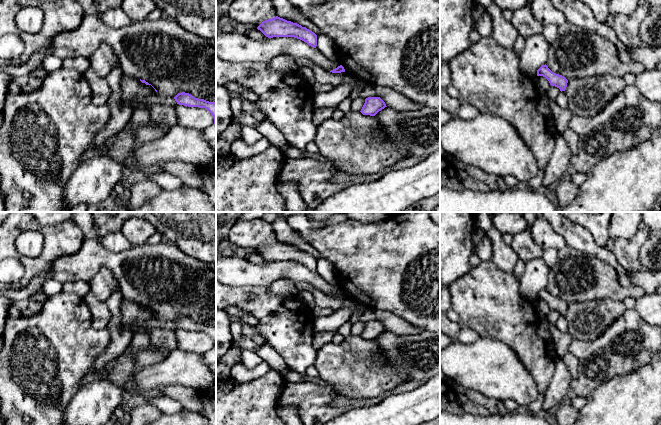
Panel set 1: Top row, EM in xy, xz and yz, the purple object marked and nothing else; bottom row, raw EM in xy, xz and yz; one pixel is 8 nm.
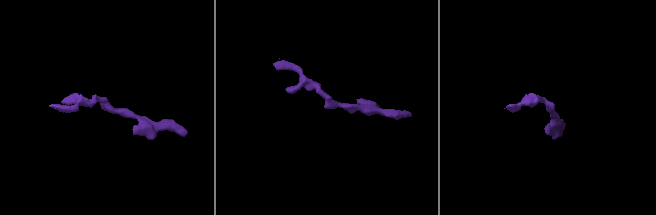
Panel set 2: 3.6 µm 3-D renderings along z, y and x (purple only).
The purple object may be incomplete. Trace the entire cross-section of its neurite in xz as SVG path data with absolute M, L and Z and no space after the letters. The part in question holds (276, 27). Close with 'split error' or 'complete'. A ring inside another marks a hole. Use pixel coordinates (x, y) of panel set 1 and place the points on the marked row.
M233 0L229 6L228 18L238 23L257 25L266 37L294 37L313 48L317 46L317 35L297 23L276 15L271 0Z; split error

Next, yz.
M546 64L537 70L537 76L545 77L550 85L559 88L561 92L565 91L567 87L568 80L564 76L552 72Z; complete

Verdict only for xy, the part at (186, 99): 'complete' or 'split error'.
complete

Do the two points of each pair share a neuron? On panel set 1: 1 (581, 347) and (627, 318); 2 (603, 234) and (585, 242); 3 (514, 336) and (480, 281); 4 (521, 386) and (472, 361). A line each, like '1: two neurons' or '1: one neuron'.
1: one neuron
2: two neurons
3: one neuron
4: one neuron

